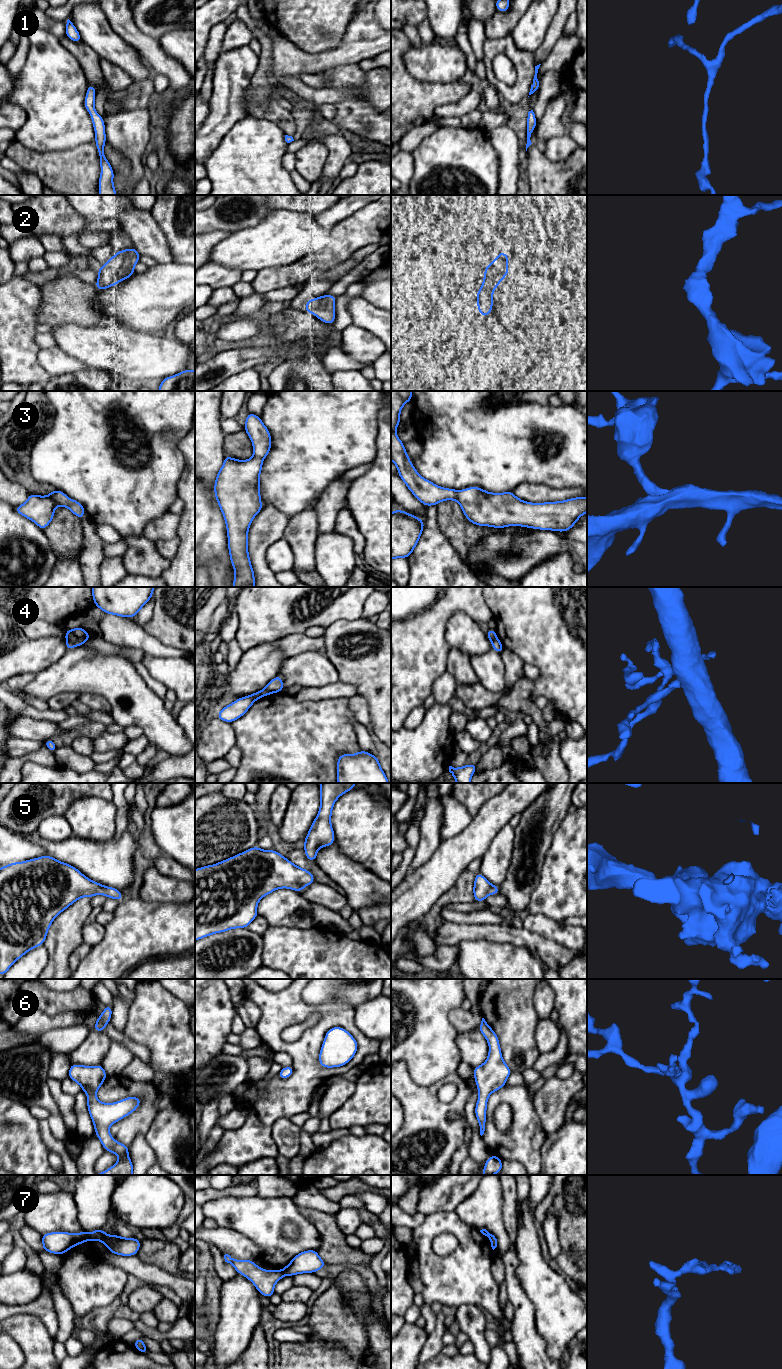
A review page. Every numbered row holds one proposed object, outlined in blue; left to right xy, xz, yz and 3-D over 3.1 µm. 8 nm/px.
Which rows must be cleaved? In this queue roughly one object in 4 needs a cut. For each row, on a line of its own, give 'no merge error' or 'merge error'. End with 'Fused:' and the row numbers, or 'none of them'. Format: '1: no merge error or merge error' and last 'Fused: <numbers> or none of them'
1: no merge error
2: no merge error
3: no merge error
4: merge error
5: no merge error
6: no merge error
7: merge error
Fused: 4, 7

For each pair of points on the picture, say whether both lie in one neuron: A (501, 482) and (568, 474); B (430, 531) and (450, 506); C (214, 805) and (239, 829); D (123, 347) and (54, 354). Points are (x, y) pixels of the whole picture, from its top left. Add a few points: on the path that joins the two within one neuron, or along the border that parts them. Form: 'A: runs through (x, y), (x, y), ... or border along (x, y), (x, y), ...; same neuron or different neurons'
A: runs through (518, 472), (551, 472); same neuron
B: border along (435, 506), (438, 527), (450, 542); different neurons
C: runs through (220, 811), (233, 824); same neuron
D: border along (56, 345), (78, 359), (85, 366); different neurons

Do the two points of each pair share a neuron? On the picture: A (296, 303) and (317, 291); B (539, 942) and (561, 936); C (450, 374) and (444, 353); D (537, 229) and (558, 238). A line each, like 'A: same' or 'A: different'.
A: same
B: different
C: same
D: same

